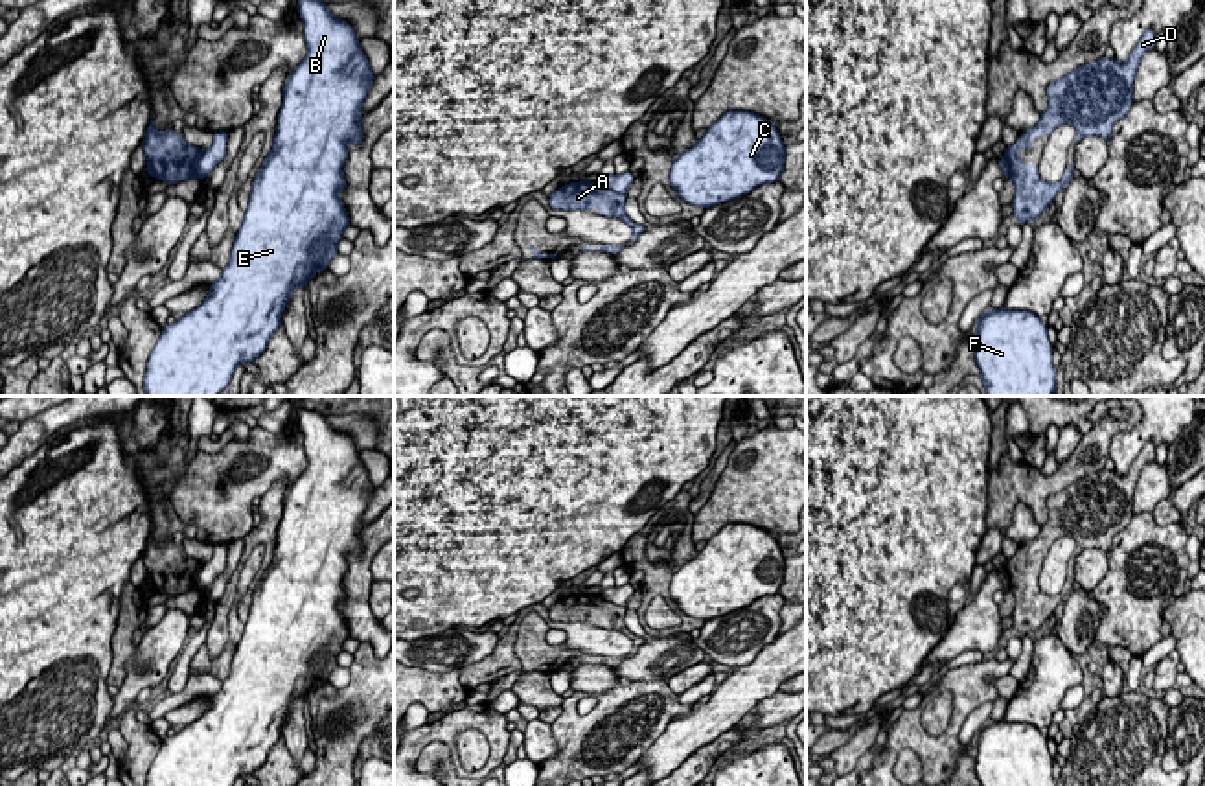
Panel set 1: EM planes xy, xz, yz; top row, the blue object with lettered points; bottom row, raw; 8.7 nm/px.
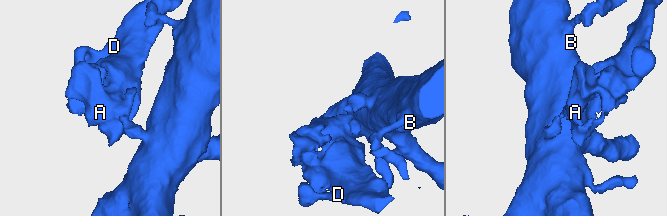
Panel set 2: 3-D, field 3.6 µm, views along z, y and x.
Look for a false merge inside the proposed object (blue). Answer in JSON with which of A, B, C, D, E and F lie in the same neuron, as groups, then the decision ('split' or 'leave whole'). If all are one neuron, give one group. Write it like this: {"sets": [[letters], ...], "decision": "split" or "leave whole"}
{"sets": [["A", "D"], ["B", "C", "E", "F"]], "decision": "split"}

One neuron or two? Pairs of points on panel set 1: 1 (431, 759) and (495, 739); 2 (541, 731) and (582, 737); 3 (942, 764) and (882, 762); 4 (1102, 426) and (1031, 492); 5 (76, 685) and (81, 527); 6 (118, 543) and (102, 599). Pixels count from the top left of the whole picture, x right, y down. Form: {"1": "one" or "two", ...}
{"1": "two", "2": "two", "3": "one", "4": "one", "5": "one", "6": "one"}

